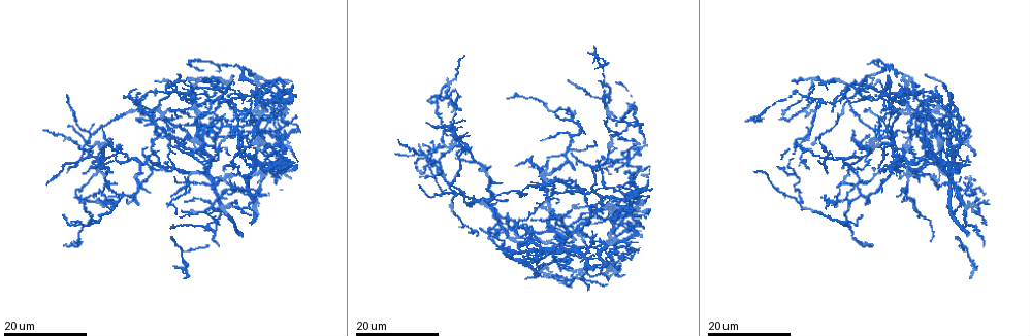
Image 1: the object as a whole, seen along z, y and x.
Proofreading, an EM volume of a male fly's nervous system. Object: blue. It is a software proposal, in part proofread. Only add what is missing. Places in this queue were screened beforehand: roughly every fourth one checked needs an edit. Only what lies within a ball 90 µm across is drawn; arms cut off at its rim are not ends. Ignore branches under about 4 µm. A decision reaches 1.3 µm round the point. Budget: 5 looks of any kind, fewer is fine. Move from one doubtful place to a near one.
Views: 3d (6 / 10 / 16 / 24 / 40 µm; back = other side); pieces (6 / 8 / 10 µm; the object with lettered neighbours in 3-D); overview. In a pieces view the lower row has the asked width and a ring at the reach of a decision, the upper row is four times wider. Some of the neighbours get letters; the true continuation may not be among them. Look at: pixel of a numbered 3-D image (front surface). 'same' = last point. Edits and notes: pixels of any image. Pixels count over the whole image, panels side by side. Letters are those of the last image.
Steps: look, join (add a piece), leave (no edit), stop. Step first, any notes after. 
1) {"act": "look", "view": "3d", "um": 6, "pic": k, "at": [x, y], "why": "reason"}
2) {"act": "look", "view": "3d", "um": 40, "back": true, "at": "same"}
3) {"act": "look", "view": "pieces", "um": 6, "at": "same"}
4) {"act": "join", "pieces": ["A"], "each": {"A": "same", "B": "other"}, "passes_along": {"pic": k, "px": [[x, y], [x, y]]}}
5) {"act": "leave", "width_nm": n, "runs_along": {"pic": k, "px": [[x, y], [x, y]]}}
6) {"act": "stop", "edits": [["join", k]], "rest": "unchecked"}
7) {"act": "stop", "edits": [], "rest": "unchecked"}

{"act": "look", "view": "3d", "um": 24, "pic": 1, "at": [156, 110], "why": "free end"}

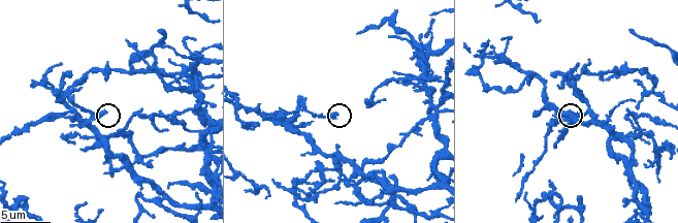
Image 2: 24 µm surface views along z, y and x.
{"act": "look", "view": "pieces", "um": 10, "pic": 2, "at": [338, 115], "why": "see the neighbours"}

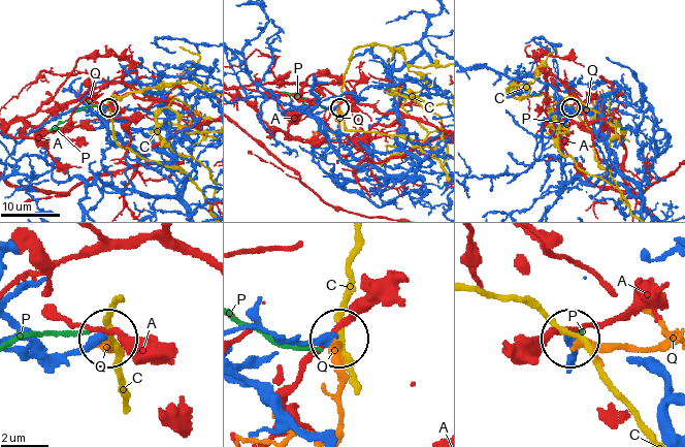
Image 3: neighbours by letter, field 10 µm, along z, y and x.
{"act": "leave", "each": {"A": "other", "C": "other", "P": "other", "Q": "other"}, "runs_along": {"pic": 3, "px": [[245, 327], [292, 340], [336, 340]]}, "found": "no lettered piece goes on from it"}

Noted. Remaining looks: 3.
{"act": "look", "view": "pieces", "um": 10, "pic": 2, "at": [160, 116], "why": "an open end"}

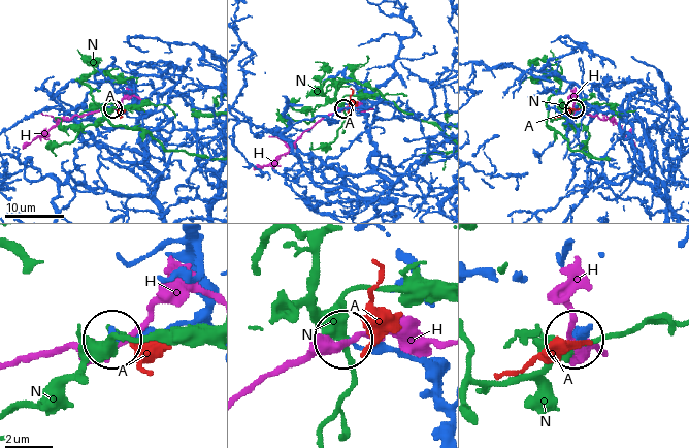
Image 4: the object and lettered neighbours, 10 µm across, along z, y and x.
{"act": "leave", "each": {"A": "other", "H": "other", "N": "other"}, "runs_along": {"pic": 4, "px": [[441, 396], [429, 373], [412, 359], [342, 340]]}, "found": "no lettered piece goes on from it"}

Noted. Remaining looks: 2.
{"act": "look", "view": "3d", "um": 24, "pic": 1, "at": [919, 96]}

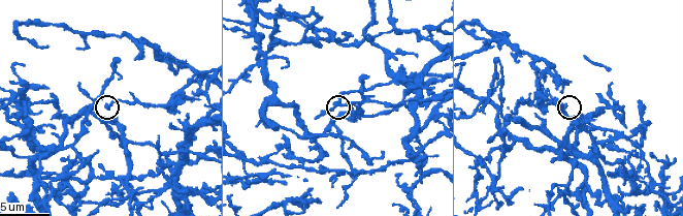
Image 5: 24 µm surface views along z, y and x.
{"act": "look", "view": "pieces", "um": 10, "pic": 5, "at": [565, 104]}

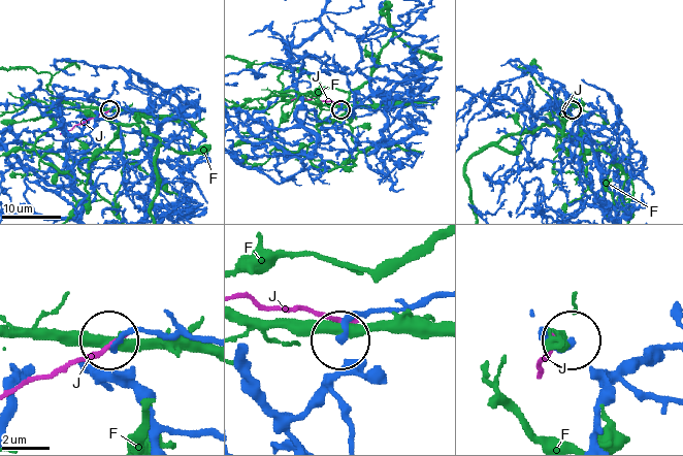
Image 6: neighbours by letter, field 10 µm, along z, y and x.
{"act": "leave", "each": {"F": "other", "J": "other"}, "runs_along": {"pic": 6, "px": [[434, 293], [399, 311], [363, 313], [342, 338]]}, "found": "none of them fits"}

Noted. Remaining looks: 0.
{"act": "stop", "edits": [], "rest": "unchecked"}

